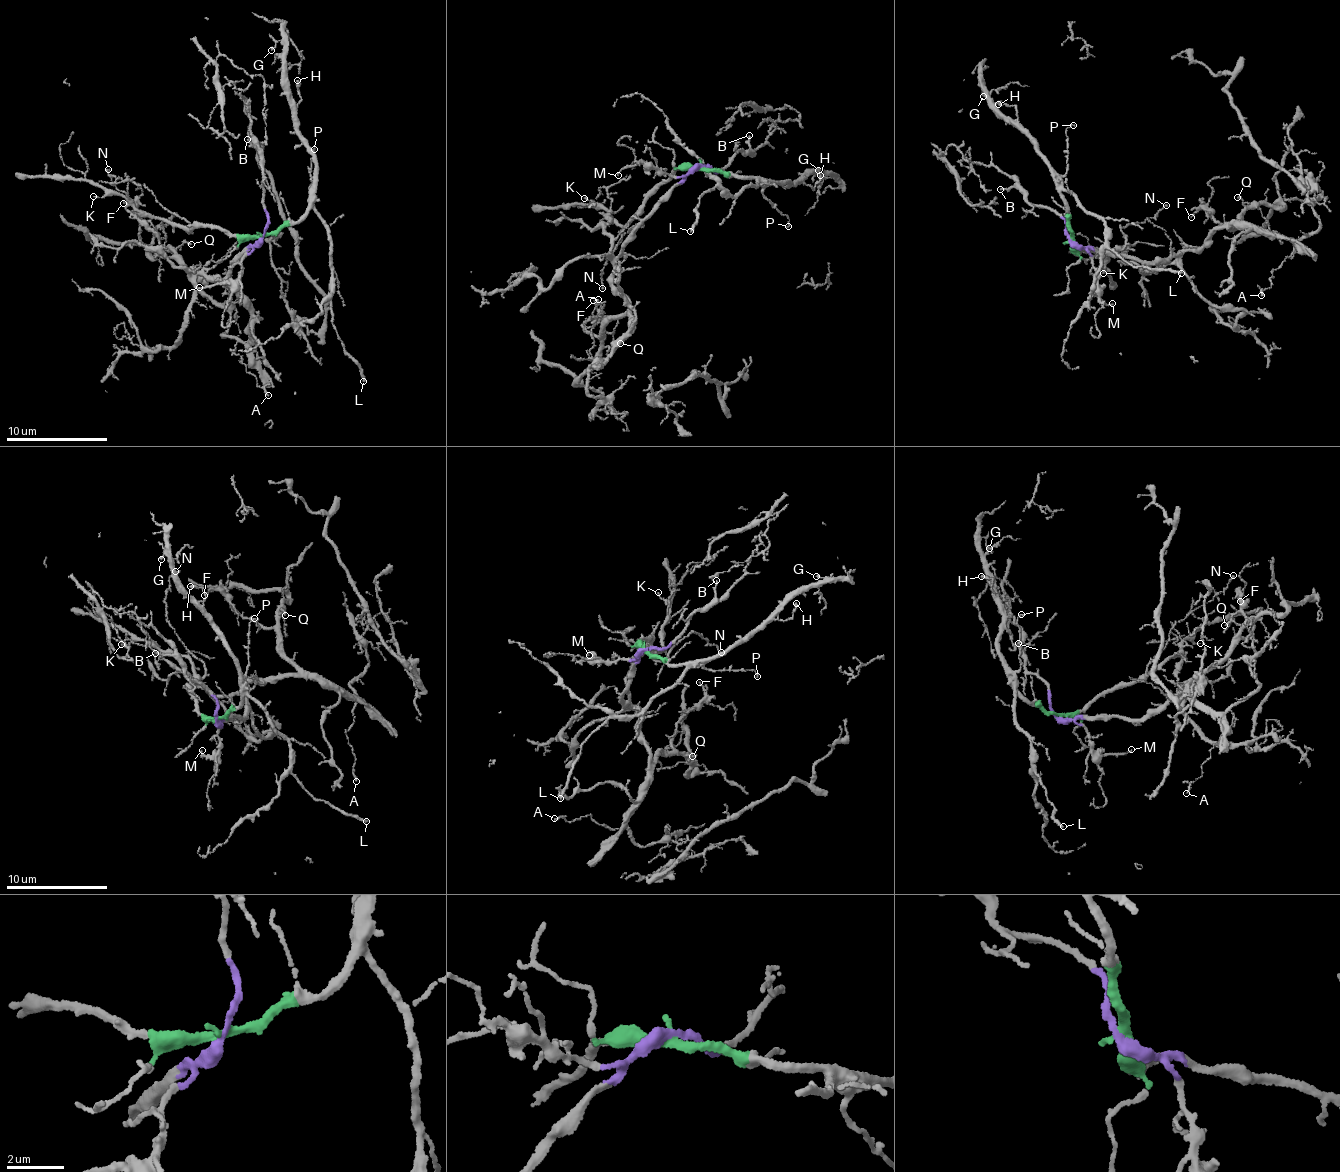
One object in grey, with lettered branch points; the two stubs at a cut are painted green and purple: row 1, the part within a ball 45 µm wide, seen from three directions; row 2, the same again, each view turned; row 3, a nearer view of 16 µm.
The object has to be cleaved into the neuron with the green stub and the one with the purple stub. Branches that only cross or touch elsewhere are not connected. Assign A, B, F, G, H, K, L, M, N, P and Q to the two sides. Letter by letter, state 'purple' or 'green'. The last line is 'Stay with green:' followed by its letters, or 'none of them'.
A: purple
B: purple
F: purple
G: green
H: green
K: green
L: green
M: purple
N: green
P: green
Q: purple
Stay with green: G, H, K, L, N, P

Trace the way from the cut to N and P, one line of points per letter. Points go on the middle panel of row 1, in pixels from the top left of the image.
N: (701, 166), (679, 168), (652, 188), (640, 209), (642, 227), (630, 230), (607, 253), (602, 289)
P: (701, 166), (756, 180), (764, 188), (764, 196), (786, 216), (787, 226)

